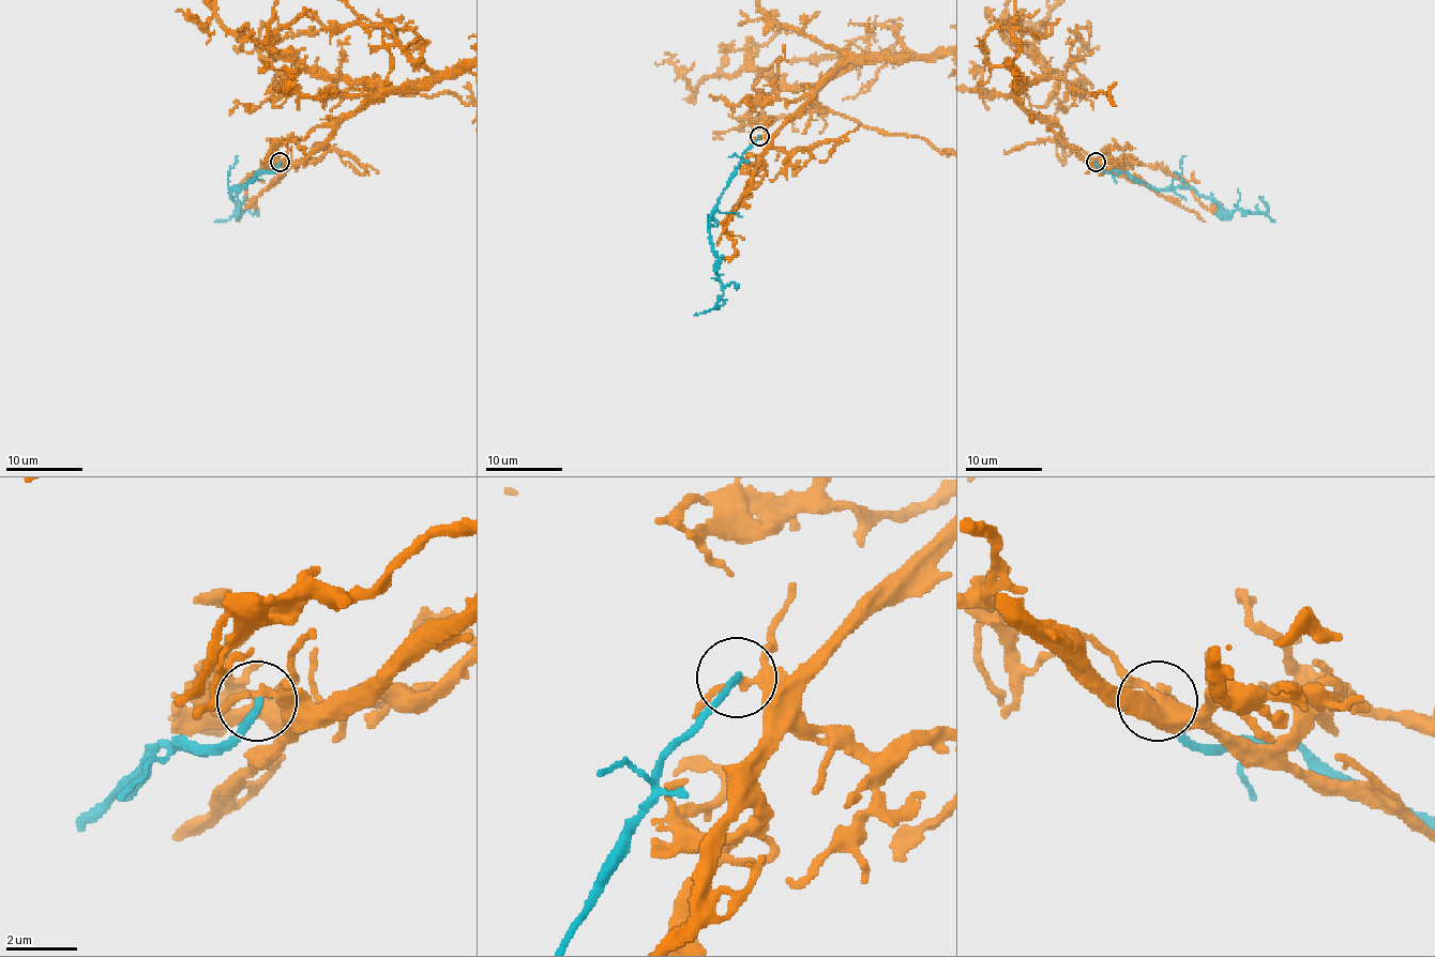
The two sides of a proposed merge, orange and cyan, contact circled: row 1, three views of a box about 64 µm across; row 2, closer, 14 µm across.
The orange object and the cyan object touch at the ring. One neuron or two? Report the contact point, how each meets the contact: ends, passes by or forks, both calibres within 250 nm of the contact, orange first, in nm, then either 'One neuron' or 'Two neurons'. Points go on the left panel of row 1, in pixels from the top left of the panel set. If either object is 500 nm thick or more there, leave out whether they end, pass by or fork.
Place: (280, 162). At the ring orange forks. At the ring cyan ends. Thickness 160 nm (orange) against 190 nm. Two neurons

